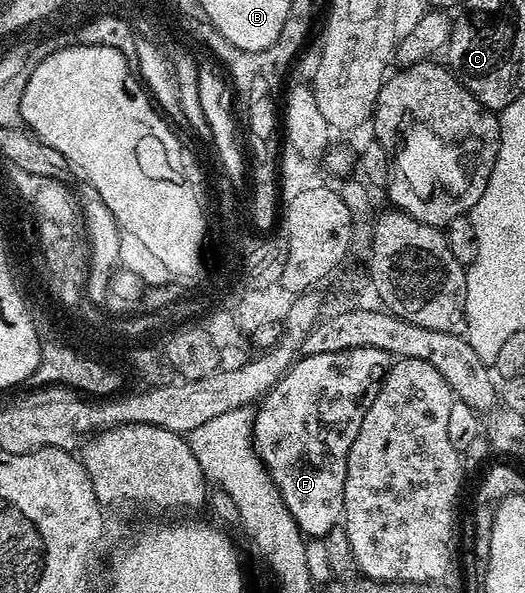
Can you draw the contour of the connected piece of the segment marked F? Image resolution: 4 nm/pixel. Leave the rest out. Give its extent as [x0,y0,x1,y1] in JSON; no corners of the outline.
[253,347,391,539]

